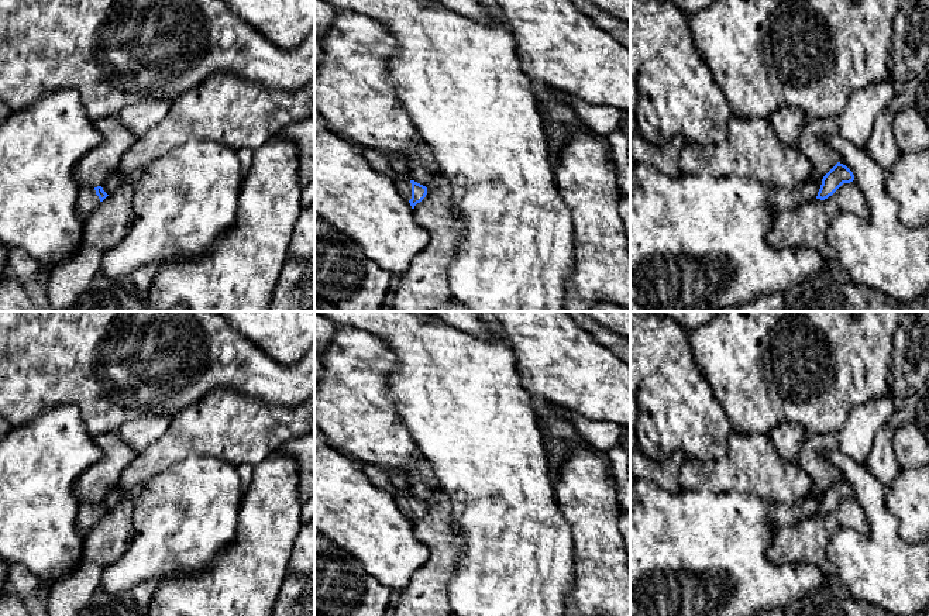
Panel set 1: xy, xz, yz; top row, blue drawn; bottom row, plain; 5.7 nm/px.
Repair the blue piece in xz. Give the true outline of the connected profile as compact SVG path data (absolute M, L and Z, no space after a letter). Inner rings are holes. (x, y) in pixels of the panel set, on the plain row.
M395 495L395 502L398 507L410 519L412 524L414 524L414 522L427 510L427 503L414 496Z

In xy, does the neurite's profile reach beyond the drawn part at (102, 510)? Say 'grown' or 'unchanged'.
grown

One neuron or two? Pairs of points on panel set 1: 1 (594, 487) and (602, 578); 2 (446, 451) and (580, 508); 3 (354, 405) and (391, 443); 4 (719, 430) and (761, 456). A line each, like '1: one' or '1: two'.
1: one
2: two
3: one
4: two

